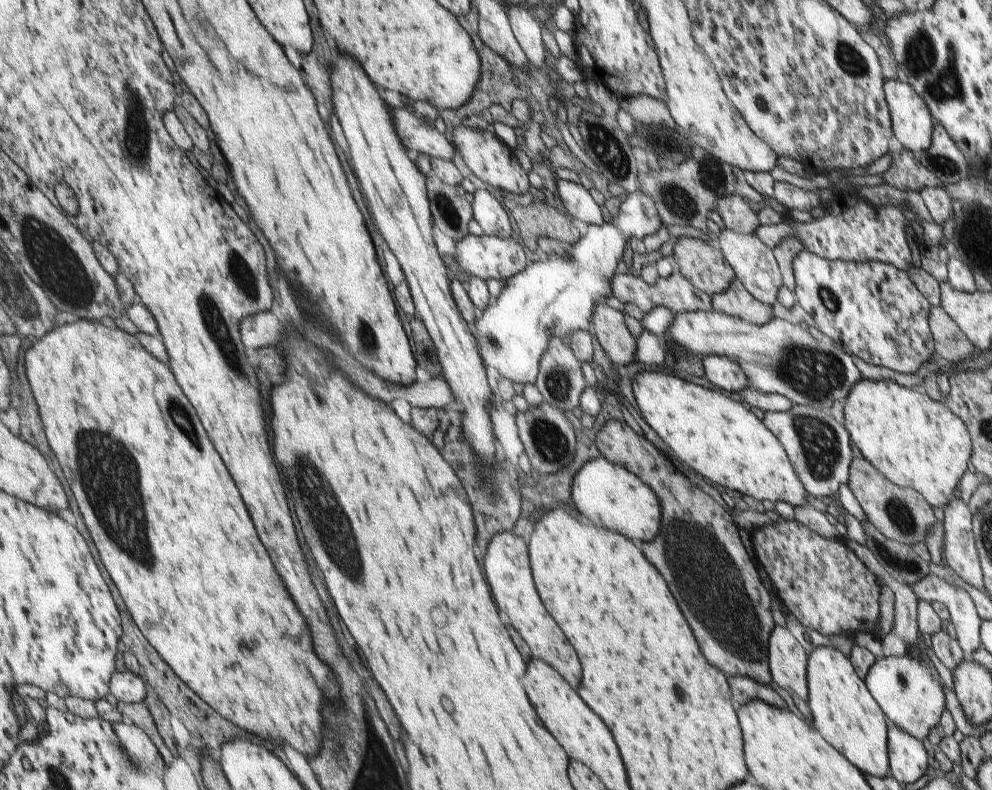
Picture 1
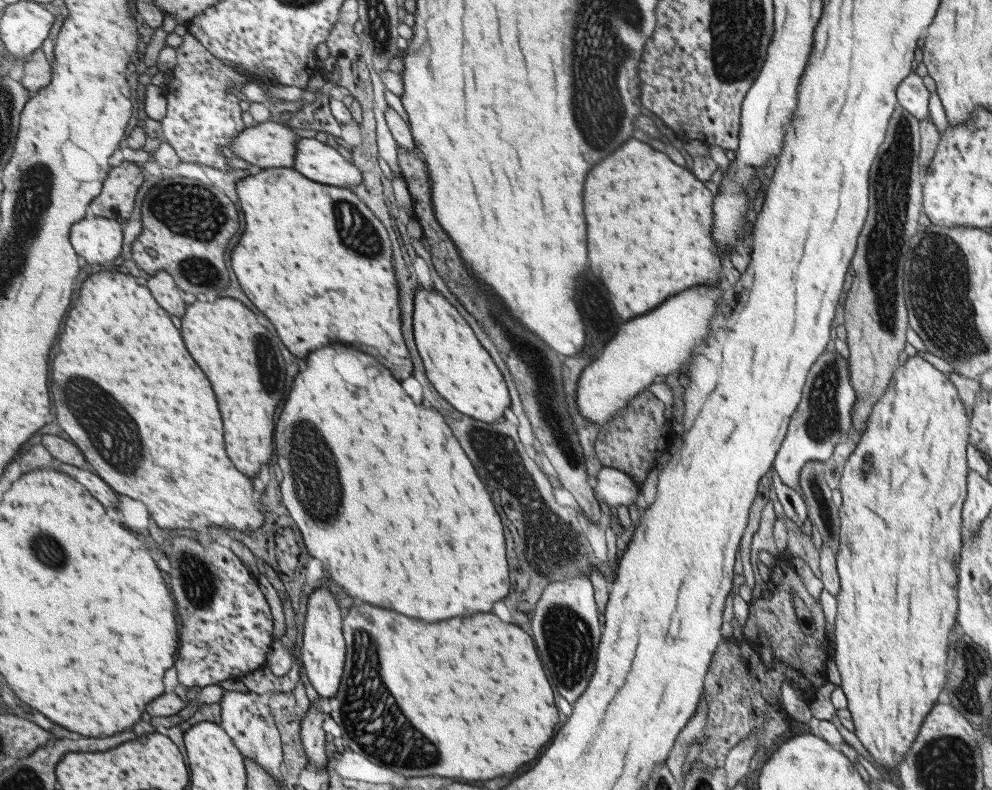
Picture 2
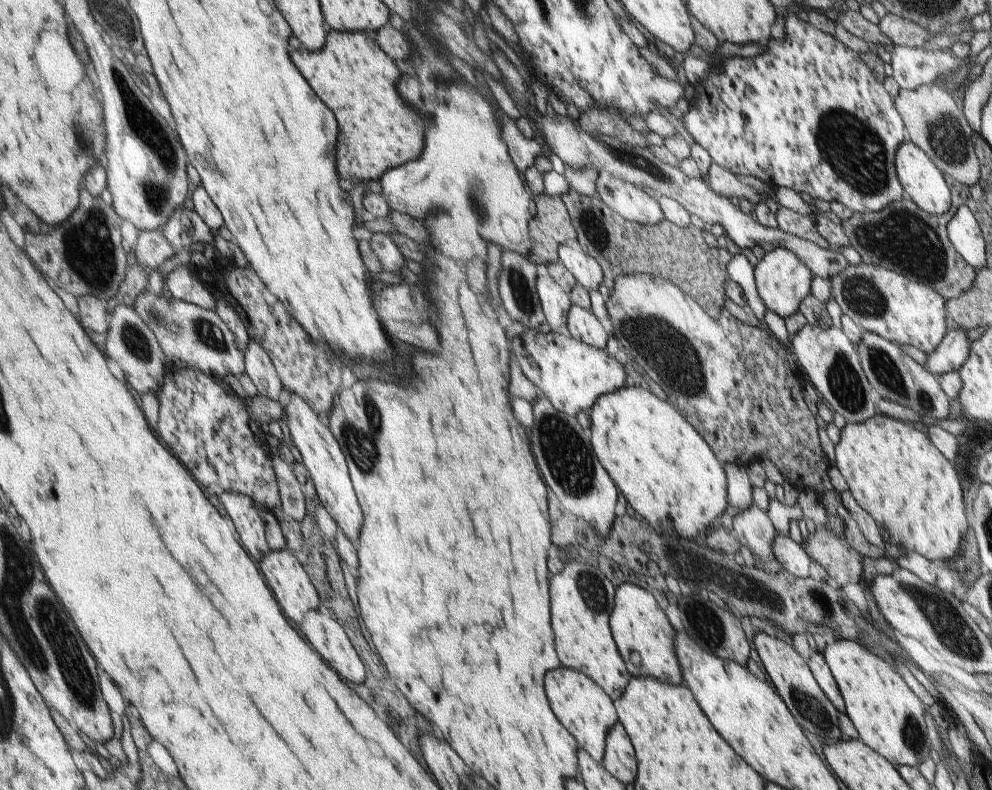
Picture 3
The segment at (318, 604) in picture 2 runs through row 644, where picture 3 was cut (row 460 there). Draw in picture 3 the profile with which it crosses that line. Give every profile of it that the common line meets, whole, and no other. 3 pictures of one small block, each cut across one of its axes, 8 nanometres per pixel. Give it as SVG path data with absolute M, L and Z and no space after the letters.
M288 392L289 400L285 406L286 421L289 425L295 446L297 446L304 466L316 484L318 498L329 512L328 518L349 537L355 545L361 528L361 510L355 500L355 488L350 475L349 465L344 450L335 438L330 426L321 422L314 408L296 392Z

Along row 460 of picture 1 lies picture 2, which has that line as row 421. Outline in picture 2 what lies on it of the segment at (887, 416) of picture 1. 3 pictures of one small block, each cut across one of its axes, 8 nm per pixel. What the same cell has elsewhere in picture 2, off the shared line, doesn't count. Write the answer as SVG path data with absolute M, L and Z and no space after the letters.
M903 356L901 366L895 369L891 375L889 384L884 395L876 402L871 409L871 414L866 422L866 429L861 433L860 439L855 445L847 461L845 461L841 478L839 481L839 492L842 498L838 507L840 530L838 532L838 548L835 554L837 574L839 580L839 591L834 596L837 604L834 618L834 642L833 662L841 677L840 688L846 697L846 708L850 712L854 726L854 734L859 742L869 752L869 756L881 768L898 767L898 763L913 746L918 731L921 730L923 719L935 704L935 698L939 696L941 688L945 683L945 663L947 658L947 645L950 630L955 624L955 614L958 614L958 600L955 600L955 588L957 586L959 560L959 524L961 524L961 504L965 498L965 448L967 448L967 414L963 410L961 400L957 398L955 388L951 382L929 366L919 356Z

